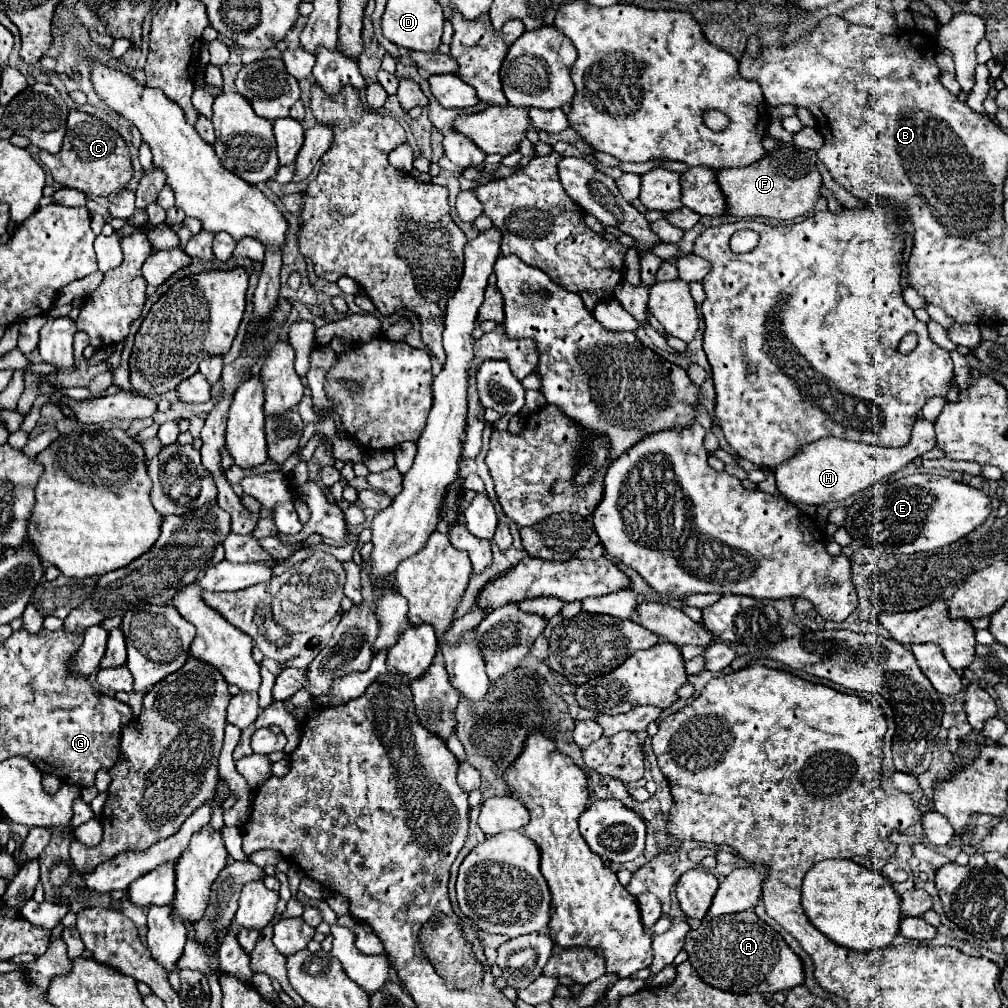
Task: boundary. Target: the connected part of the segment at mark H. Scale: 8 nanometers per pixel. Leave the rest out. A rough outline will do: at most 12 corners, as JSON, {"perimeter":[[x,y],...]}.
{"perimeter":[[919,418],[901,448],[817,440],[775,468],[781,496],[821,506],[935,448]]}

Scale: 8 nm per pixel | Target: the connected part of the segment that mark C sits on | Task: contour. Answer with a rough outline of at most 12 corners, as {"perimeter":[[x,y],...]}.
{"perimeter":[[71,110],[59,154],[39,152],[61,186],[109,196],[133,178],[123,138]]}

